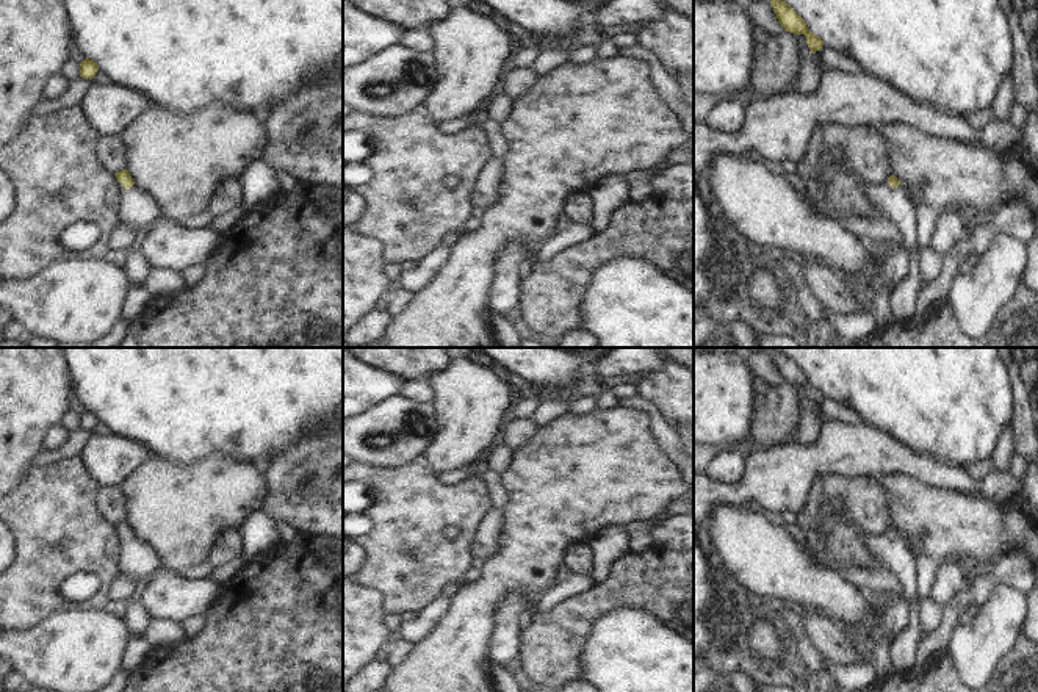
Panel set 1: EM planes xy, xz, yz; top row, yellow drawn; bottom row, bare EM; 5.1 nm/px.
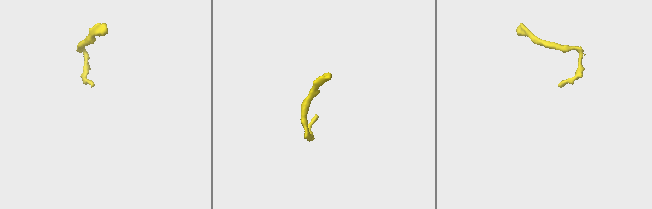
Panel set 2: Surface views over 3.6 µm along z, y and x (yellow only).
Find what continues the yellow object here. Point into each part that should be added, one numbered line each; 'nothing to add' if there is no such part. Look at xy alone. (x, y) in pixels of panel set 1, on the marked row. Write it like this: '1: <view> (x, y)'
1: xy (140, 207)

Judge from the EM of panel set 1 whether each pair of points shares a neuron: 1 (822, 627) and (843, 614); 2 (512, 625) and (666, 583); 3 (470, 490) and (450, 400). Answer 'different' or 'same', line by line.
1: different
2: different
3: different

